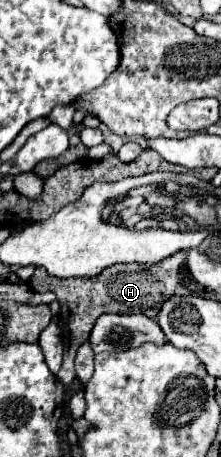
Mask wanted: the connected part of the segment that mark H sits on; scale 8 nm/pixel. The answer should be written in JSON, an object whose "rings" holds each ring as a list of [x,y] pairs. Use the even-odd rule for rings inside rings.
{"rings":[[[179,251],[171,255],[169,259],[163,259],[153,265],[141,265],[141,263],[123,263],[123,265],[113,265],[103,269],[97,277],[71,277],[71,279],[59,279],[51,277],[43,267],[37,267],[35,273],[29,279],[29,285],[37,293],[45,291],[55,291],[57,301],[61,305],[61,329],[63,329],[63,343],[65,343],[65,353],[63,353],[63,365],[59,371],[59,381],[63,385],[69,385],[75,379],[75,369],[73,369],[73,359],[83,341],[89,339],[91,327],[95,319],[103,313],[119,313],[119,315],[131,315],[131,313],[143,313],[147,317],[157,317],[159,307],[163,301],[167,301],[175,287],[179,285],[179,267],[185,261],[185,251]]]}

